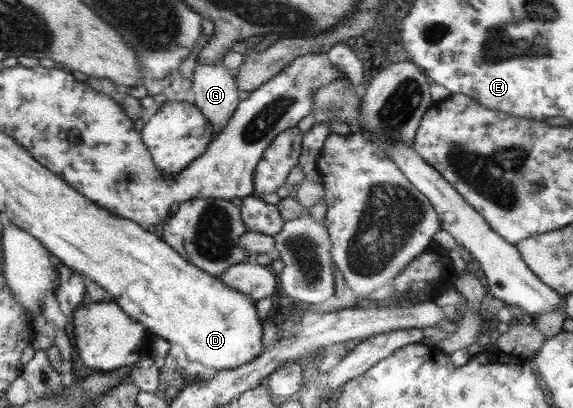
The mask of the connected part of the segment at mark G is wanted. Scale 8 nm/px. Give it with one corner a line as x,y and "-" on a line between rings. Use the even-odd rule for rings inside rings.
221,62
196,63
192,71
192,106
196,106
211,124
215,136
225,127
239,102
234,73
234,70
224,68

